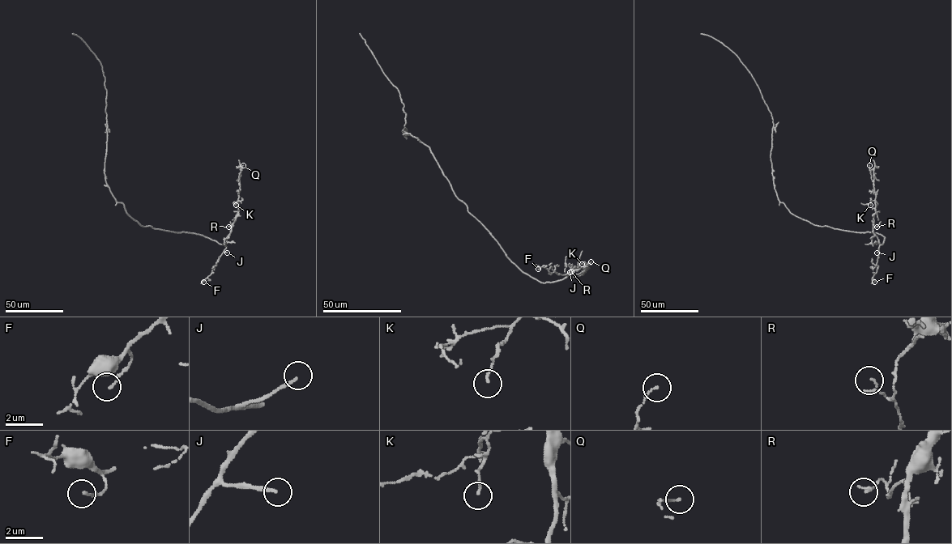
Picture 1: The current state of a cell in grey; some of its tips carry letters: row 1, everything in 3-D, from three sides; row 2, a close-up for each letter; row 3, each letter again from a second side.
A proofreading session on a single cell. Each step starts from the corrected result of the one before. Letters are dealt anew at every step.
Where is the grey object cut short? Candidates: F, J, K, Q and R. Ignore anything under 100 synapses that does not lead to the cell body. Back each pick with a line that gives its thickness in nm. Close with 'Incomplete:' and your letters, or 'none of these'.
J: 190 nm
Incomplete: J

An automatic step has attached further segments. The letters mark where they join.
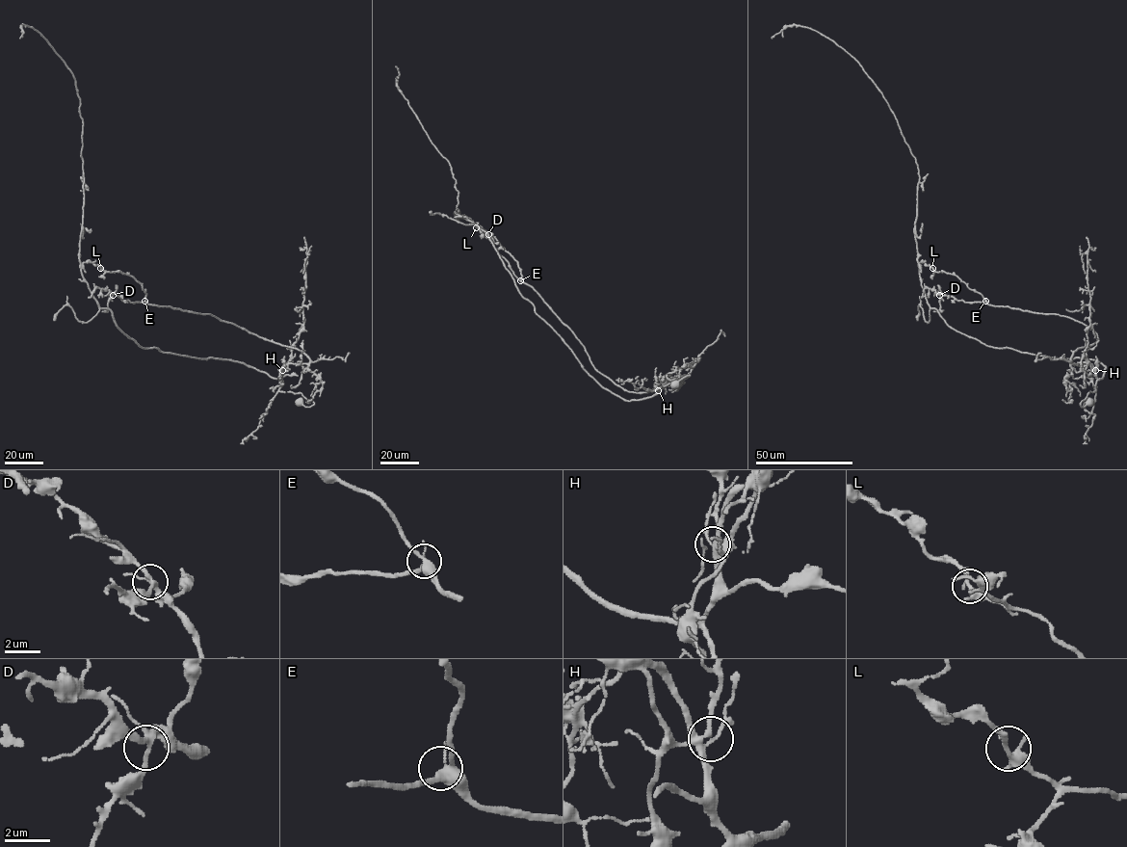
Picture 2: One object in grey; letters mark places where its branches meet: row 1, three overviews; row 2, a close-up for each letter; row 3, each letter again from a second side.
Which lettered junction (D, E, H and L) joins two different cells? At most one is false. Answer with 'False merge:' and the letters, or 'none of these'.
False merge: H

